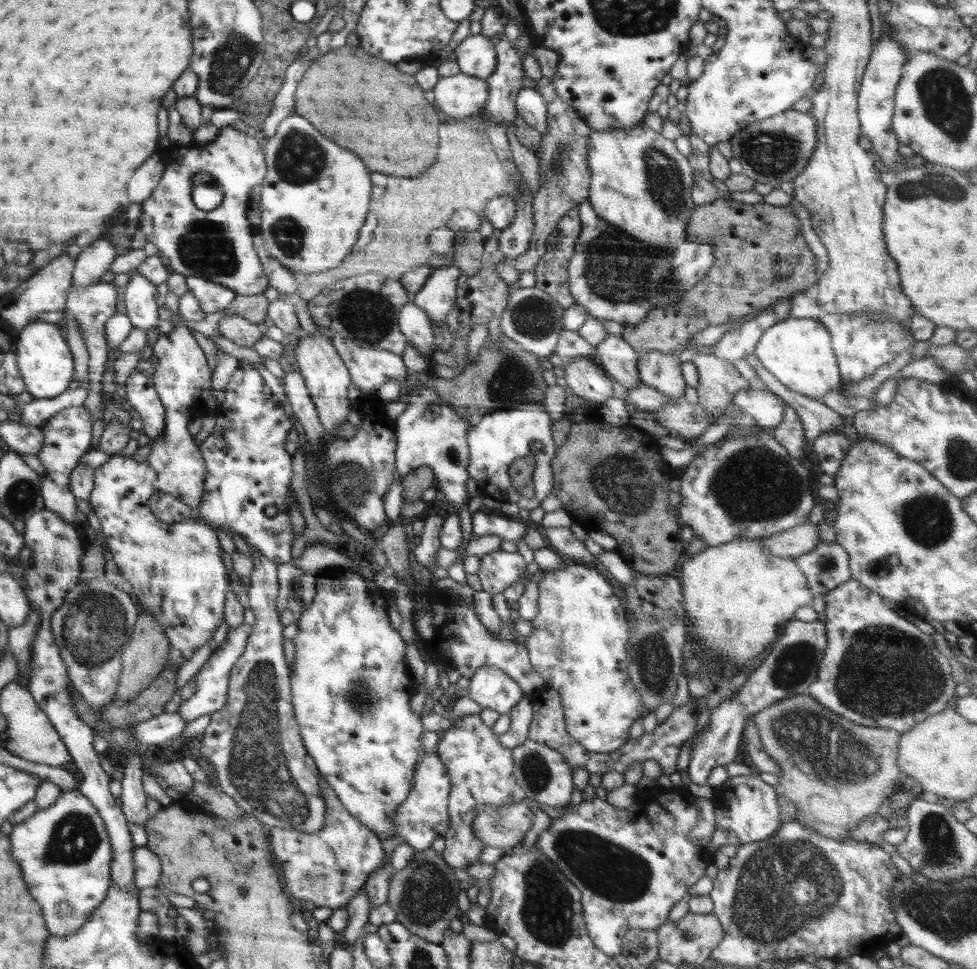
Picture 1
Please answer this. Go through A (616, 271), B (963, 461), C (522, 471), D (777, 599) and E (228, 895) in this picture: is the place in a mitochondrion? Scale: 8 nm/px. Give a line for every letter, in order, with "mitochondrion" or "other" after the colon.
A: mitochondrion
B: mitochondrion
C: mitochondrion
D: other
E: other

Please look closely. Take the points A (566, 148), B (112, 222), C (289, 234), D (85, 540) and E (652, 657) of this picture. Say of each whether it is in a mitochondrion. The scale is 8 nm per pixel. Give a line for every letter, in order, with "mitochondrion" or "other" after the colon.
A: mitochondrion
B: other
C: mitochondrion
D: other
E: mitochondrion

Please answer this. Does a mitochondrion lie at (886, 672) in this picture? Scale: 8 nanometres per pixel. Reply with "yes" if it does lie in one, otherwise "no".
yes

